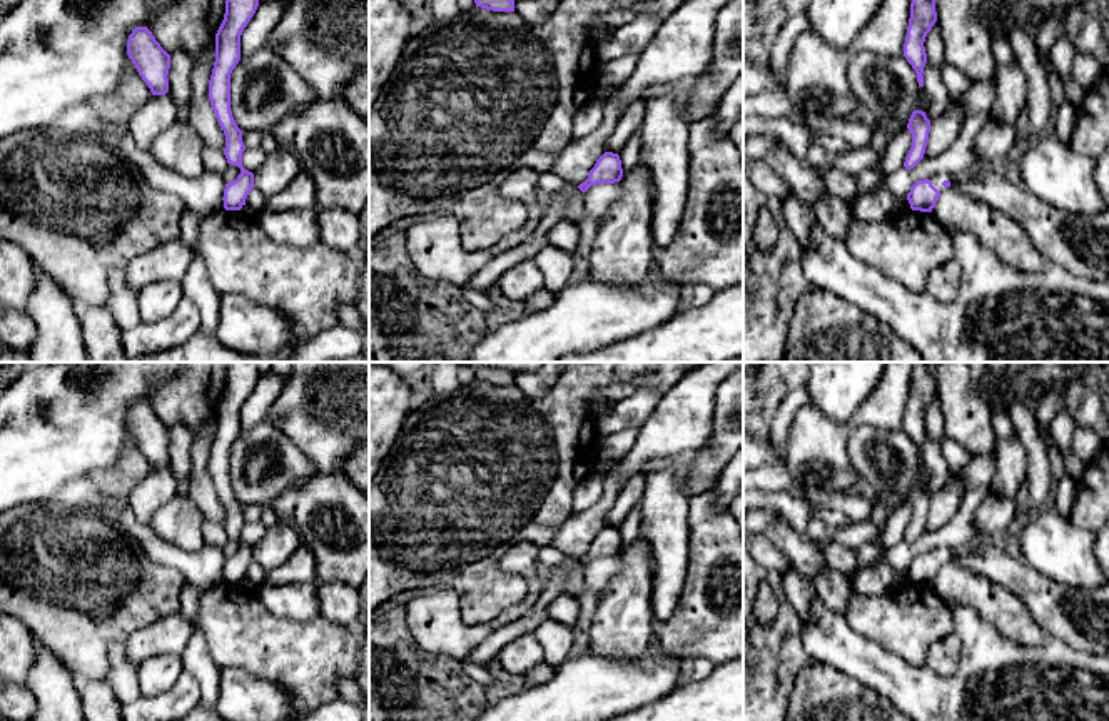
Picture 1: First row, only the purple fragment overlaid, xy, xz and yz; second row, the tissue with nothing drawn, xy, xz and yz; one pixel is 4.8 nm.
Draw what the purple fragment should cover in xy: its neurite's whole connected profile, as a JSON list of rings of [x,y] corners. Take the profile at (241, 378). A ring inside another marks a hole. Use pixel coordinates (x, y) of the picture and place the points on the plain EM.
[[[230,362],[224,394],[215,407],[215,436],[209,454],[209,474],[225,509],[224,529],[241,547],[225,557],[224,582],[241,584],[254,561],[254,547],[242,541],[242,504],[230,484],[230,447],[241,434],[241,409],[259,381],[259,362]]]

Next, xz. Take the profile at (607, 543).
[[[605,526],[590,544],[588,552],[578,559],[585,567],[591,559],[596,557],[615,557],[623,551],[621,534],[618,527]]]

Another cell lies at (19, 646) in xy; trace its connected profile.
[[[0,613],[0,679],[27,684],[38,641],[17,618]]]

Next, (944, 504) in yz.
[[[960,472],[949,477],[945,486],[930,497],[924,532],[934,532],[947,524],[960,506],[967,489],[960,481]]]

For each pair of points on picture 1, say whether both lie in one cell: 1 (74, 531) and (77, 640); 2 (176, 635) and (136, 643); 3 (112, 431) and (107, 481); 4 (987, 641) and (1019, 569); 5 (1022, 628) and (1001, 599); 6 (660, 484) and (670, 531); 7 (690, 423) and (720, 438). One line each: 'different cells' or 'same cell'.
1: same cell
2: same cell
3: different cells
4: different cells
5: same cell
6: same cell
7: different cells

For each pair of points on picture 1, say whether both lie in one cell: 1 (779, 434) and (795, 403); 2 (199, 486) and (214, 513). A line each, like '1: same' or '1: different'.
1: same
2: same

